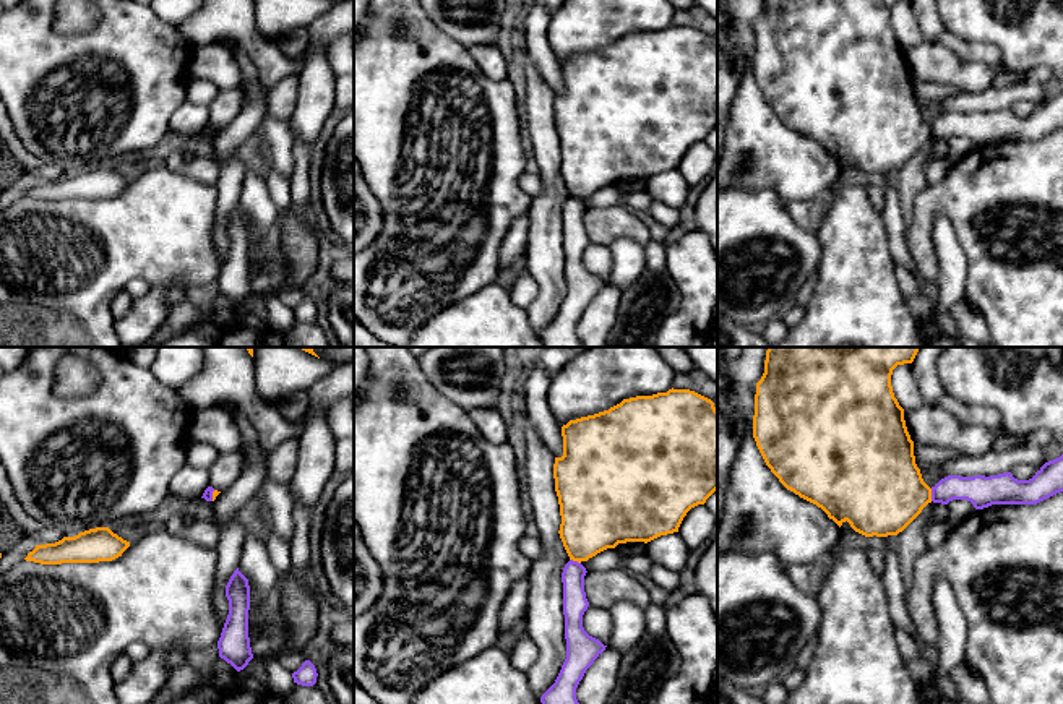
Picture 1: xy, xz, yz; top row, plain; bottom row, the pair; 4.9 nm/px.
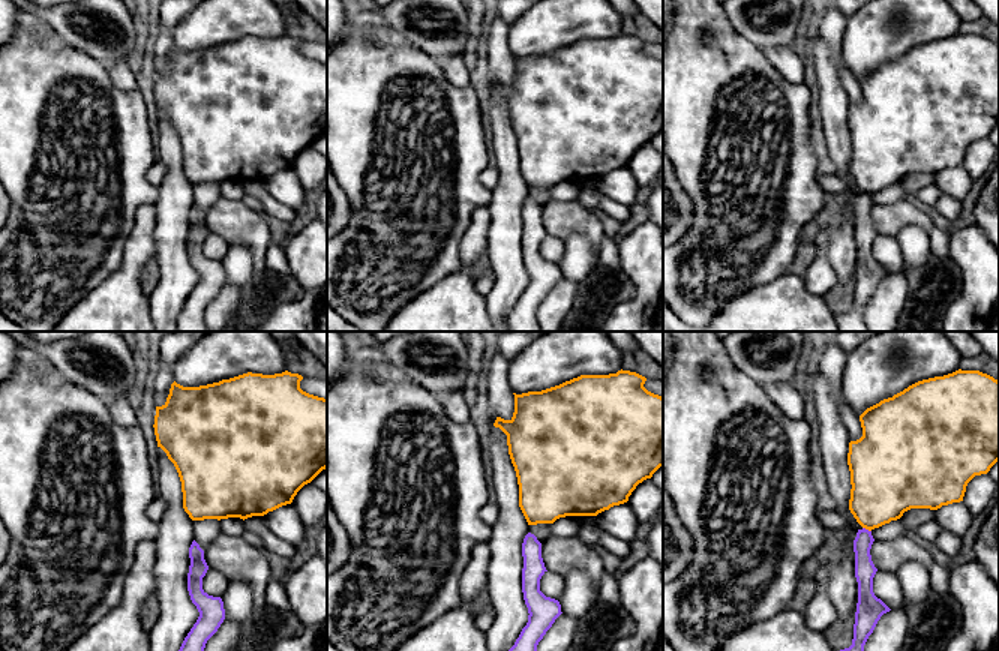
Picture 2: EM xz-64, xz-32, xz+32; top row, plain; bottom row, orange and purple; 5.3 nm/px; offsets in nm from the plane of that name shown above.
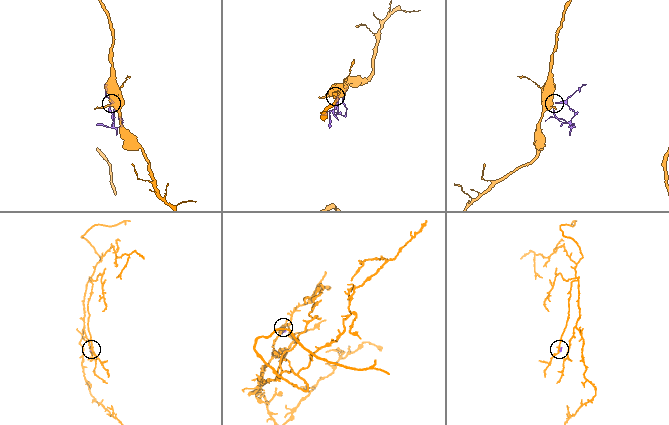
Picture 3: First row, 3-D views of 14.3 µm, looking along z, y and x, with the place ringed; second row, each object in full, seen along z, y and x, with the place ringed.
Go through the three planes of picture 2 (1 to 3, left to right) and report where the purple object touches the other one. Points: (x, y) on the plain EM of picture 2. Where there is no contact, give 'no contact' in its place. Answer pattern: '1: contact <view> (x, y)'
1: no contact
2: no contact
3: contact xz+32 (867, 192)

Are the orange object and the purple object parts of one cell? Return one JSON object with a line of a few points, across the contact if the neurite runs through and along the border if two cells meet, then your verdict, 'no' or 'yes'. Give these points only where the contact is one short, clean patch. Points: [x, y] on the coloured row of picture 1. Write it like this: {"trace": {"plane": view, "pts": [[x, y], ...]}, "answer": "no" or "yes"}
{"trace": {"plane": "yz", "pts": [[930, 489], [932, 500]]}, "answer": "no"}

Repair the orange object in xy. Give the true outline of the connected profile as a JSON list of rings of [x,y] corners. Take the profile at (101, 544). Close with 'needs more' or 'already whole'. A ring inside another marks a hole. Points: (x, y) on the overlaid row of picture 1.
[[[96,527],[55,543],[36,545],[24,558],[41,564],[112,561],[130,547],[130,542],[109,527]]] | already whole

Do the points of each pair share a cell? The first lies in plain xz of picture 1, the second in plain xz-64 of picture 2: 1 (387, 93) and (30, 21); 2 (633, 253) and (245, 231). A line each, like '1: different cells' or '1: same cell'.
1: same cell
2: different cells

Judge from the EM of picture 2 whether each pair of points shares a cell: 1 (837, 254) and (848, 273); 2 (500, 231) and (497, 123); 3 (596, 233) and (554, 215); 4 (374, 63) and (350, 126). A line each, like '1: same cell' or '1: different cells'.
1: same cell
2: same cell
3: same cell
4: same cell

